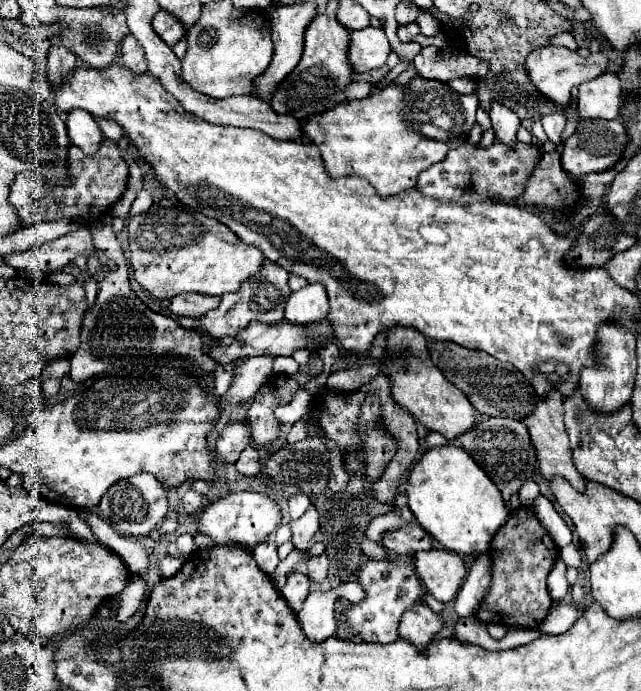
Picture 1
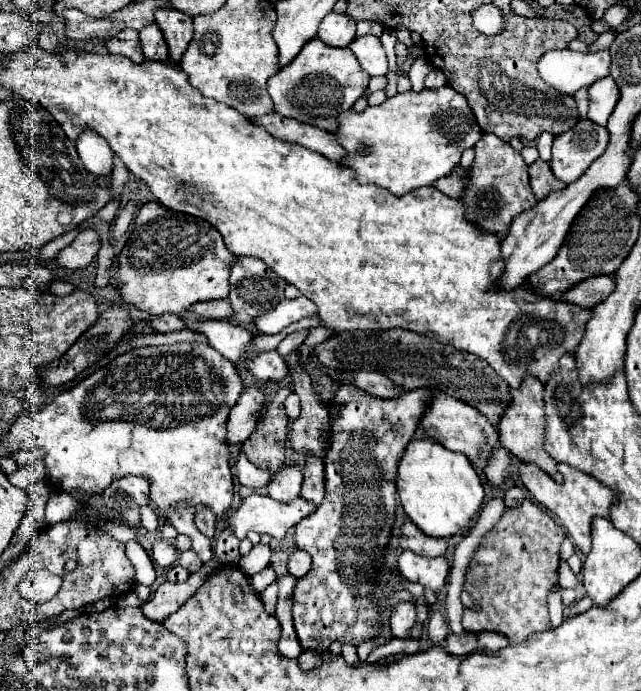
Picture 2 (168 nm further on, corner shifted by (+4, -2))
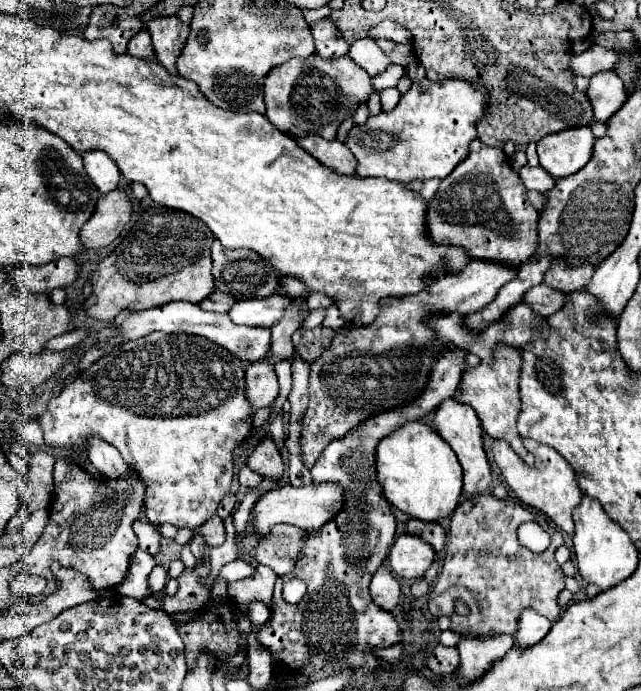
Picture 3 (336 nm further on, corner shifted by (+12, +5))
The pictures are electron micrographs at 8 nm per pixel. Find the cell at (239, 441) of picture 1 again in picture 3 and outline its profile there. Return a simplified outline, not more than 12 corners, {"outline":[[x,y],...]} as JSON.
{"outline":[[272,364],[246,368],[246,400],[252,412],[278,396]]}

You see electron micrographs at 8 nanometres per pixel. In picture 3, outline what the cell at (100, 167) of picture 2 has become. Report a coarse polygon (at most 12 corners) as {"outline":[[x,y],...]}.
{"outline":[[86,152],[88,176],[106,194],[118,186],[120,170],[106,152]]}

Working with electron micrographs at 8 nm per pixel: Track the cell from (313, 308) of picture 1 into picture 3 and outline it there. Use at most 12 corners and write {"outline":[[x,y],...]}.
{"outline":[[288,296],[238,300],[236,324],[272,328],[292,304]]}

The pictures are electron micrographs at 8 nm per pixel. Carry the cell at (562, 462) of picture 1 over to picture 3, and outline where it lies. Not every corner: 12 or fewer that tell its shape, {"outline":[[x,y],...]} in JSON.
{"outline":[[494,348],[494,364],[468,368],[458,400],[472,406],[494,440],[526,464],[534,456],[516,430],[516,348]]}

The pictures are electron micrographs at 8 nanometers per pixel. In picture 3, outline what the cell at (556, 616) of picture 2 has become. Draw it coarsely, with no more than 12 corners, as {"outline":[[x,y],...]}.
{"outline":[[532,609],[519,618],[514,640],[522,648],[540,642],[552,628]]}

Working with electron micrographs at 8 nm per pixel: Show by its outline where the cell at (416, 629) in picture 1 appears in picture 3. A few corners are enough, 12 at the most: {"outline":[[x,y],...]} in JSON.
{"outline":[[388,568],[372,582],[372,600],[394,610],[400,604],[400,584]]}

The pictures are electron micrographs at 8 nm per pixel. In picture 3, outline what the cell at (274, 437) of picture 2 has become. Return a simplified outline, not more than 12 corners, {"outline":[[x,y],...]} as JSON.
{"outline":[[268,436],[258,440],[246,466],[282,478],[284,462]]}

